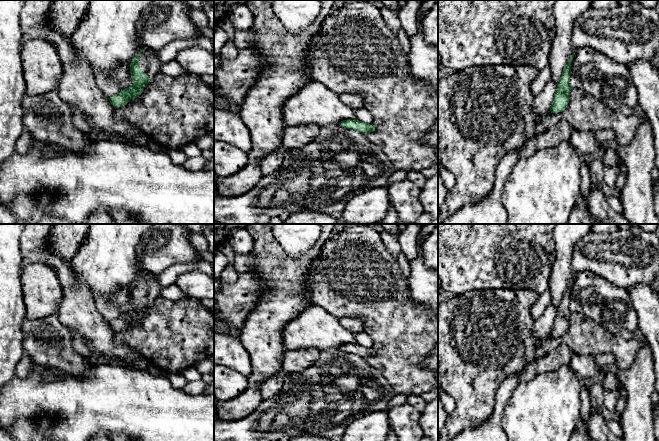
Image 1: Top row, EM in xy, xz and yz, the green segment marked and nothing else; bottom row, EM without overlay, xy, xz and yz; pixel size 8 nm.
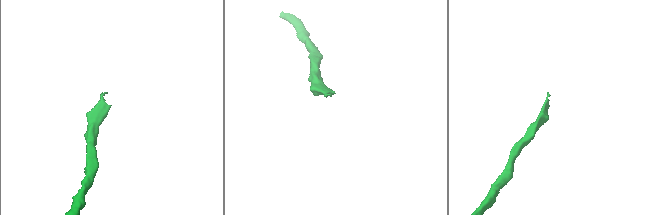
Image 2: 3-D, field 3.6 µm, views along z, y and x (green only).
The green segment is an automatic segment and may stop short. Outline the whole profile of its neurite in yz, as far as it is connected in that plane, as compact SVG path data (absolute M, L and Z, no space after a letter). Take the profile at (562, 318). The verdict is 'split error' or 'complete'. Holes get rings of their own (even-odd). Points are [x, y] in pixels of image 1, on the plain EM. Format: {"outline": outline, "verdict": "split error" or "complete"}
{"outline": "M573 277L569 286L563 294L561 302L557 306L557 312L555 315L553 327L550 331L551 337L559 337L566 333L570 323L571 310L569 308L570 298L571 298L571 286L574 282L575 277Z", "verdict": "complete"}

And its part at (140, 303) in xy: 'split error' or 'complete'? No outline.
split error

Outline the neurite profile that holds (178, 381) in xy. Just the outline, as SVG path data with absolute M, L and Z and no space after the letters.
M181 372L179 373L166 373L166 376L171 382L172 386L176 389L184 388L185 385L189 382Z

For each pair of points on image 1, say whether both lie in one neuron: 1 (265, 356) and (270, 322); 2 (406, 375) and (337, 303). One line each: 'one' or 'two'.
1: one
2: one

